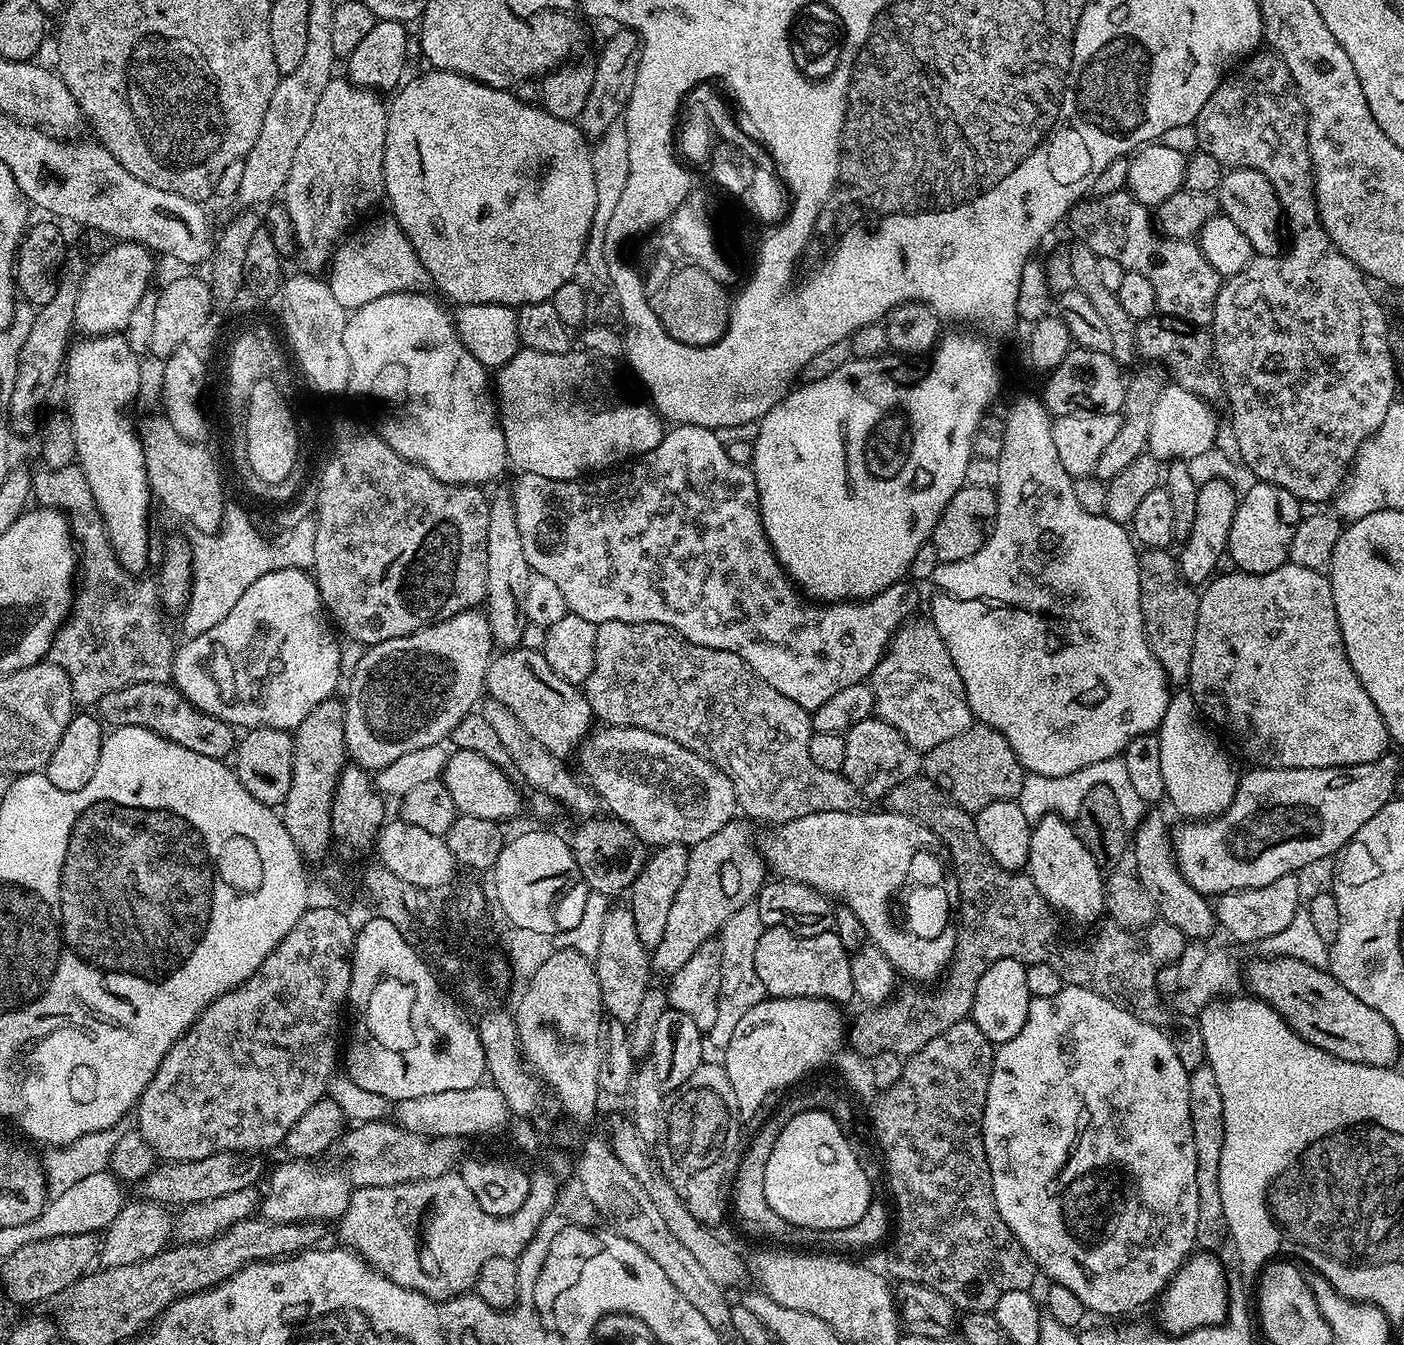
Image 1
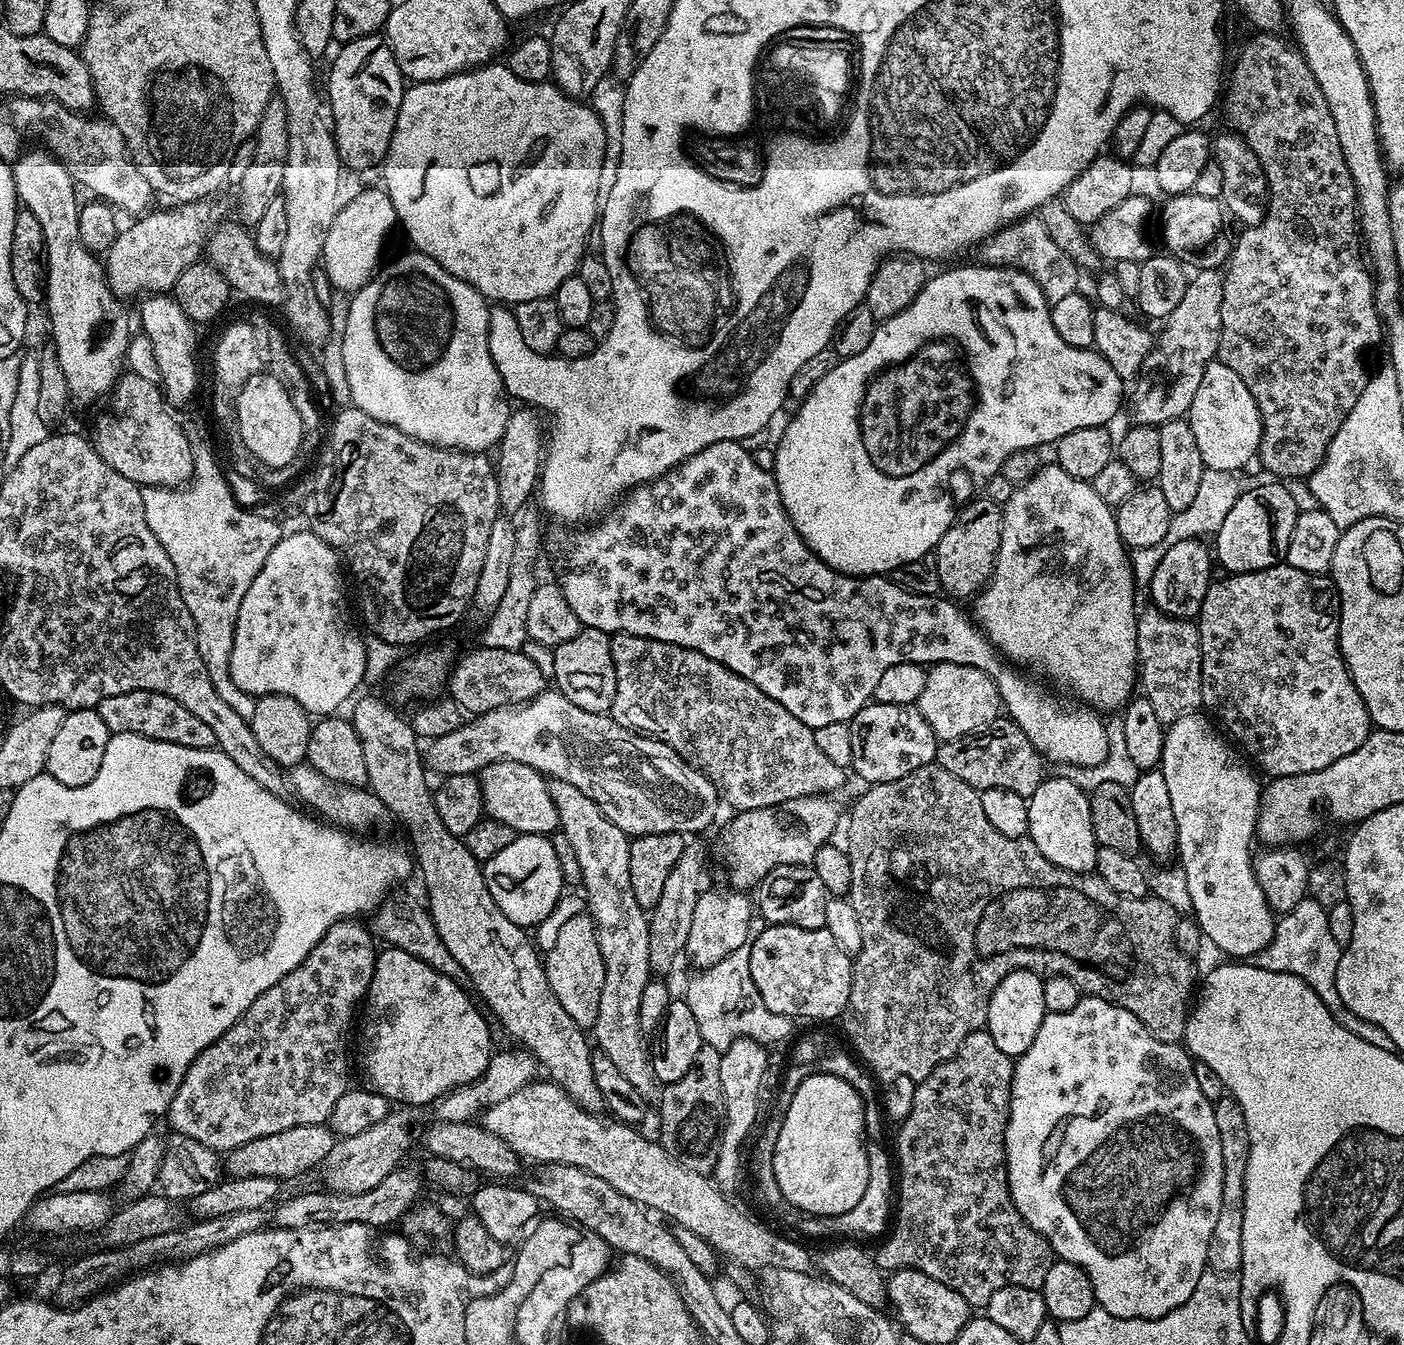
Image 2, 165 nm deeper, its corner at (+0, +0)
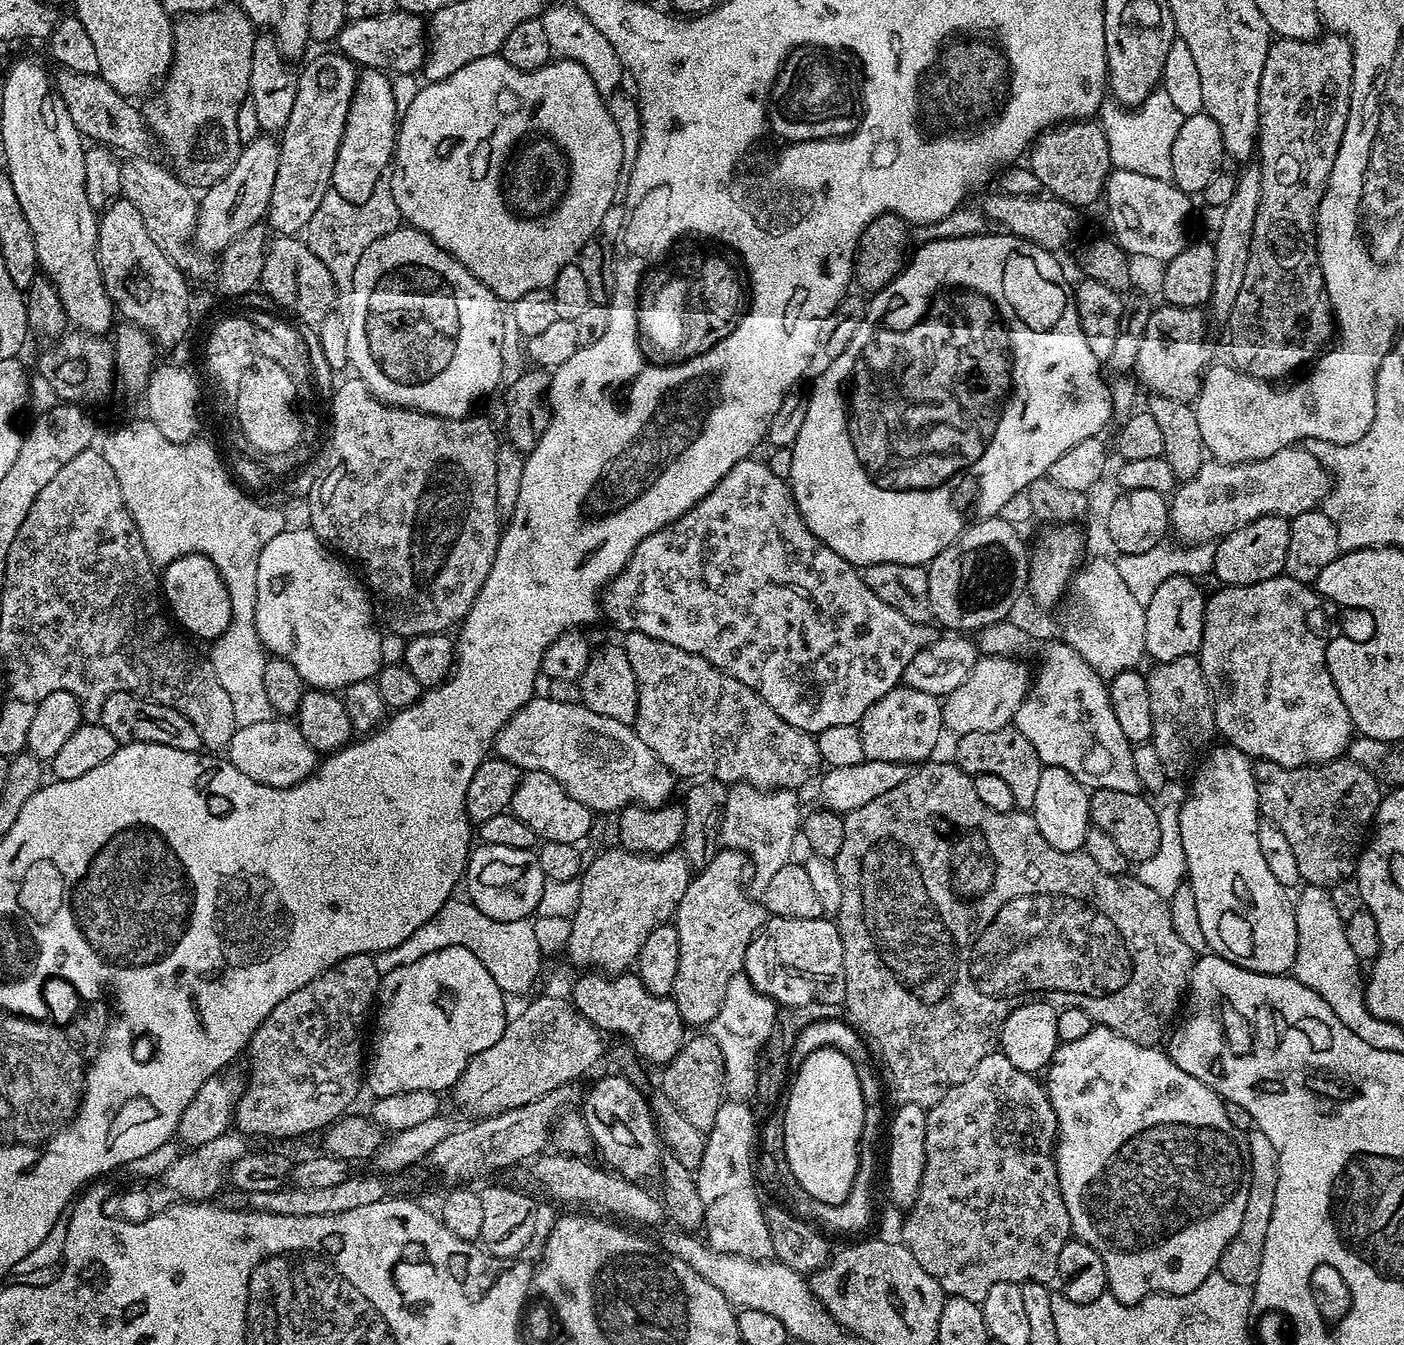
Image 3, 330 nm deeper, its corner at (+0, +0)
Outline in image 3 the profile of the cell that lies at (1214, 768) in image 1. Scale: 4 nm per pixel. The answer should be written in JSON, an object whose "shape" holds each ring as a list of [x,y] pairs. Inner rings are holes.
{"shape":[[[1224,742],[1221,745],[1221,748],[1213,747],[1199,761],[1190,776],[1192,785],[1188,788],[1188,797],[1183,798],[1180,805],[1186,880],[1194,892],[1207,947],[1223,960],[1234,962],[1251,972],[1282,976],[1296,960],[1298,926],[1294,900],[1288,897],[1291,896],[1289,889],[1283,888],[1278,878],[1270,874],[1270,866],[1266,866],[1266,858],[1262,858],[1262,850],[1258,847],[1258,826],[1262,817],[1253,761],[1231,744]]]}

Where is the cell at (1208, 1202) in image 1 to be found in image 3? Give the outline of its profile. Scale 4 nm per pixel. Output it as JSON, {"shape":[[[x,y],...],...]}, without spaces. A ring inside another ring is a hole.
{"shape":[[[1258,1127],[1251,1129],[1252,1133],[1246,1136],[1246,1155],[1248,1157],[1248,1181],[1250,1182],[1250,1192],[1246,1198],[1246,1212],[1242,1214],[1242,1226],[1238,1226],[1238,1234],[1234,1234],[1232,1241],[1222,1250],[1222,1258],[1218,1271],[1230,1282],[1234,1282],[1243,1288],[1252,1289],[1258,1278],[1258,1270],[1262,1266],[1262,1248],[1266,1246],[1266,1229],[1270,1227],[1270,1214],[1274,1214],[1274,1190],[1278,1186],[1278,1152],[1274,1150],[1274,1145],[1270,1143],[1270,1138],[1262,1134]]]}

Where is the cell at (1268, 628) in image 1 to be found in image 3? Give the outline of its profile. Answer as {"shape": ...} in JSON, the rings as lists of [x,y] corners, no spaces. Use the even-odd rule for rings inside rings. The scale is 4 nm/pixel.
{"shape":[[[1281,574],[1253,584],[1234,584],[1217,587],[1213,596],[1209,595],[1204,602],[1204,629],[1198,659],[1208,688],[1212,691],[1212,705],[1216,715],[1216,730],[1232,747],[1242,750],[1249,758],[1259,758],[1280,763],[1284,767],[1302,767],[1304,765],[1326,764],[1330,760],[1339,760],[1349,751],[1354,739],[1352,719],[1346,710],[1346,702],[1342,702],[1342,694],[1338,694],[1338,686],[1334,686],[1334,678],[1326,662],[1326,650],[1330,639],[1328,632],[1328,616],[1324,613],[1325,597],[1316,591],[1312,584],[1303,584],[1286,574]]]}

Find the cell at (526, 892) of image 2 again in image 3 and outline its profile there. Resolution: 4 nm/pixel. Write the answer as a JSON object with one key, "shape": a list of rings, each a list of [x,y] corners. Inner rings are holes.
{"shape":[[[481,843],[468,857],[466,873],[467,899],[492,920],[514,922],[527,920],[537,911],[545,883],[540,857],[531,848],[514,850],[514,846]]]}

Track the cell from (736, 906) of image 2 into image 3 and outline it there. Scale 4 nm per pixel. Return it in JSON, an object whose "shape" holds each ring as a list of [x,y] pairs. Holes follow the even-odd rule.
{"shape":[[[746,783],[729,787],[720,818],[719,843],[724,848],[736,848],[750,854],[750,888],[753,893],[764,893],[766,886],[770,886],[770,878],[793,859],[792,847],[802,828],[800,800],[796,796],[799,795],[795,791],[786,788],[769,790]]]}

